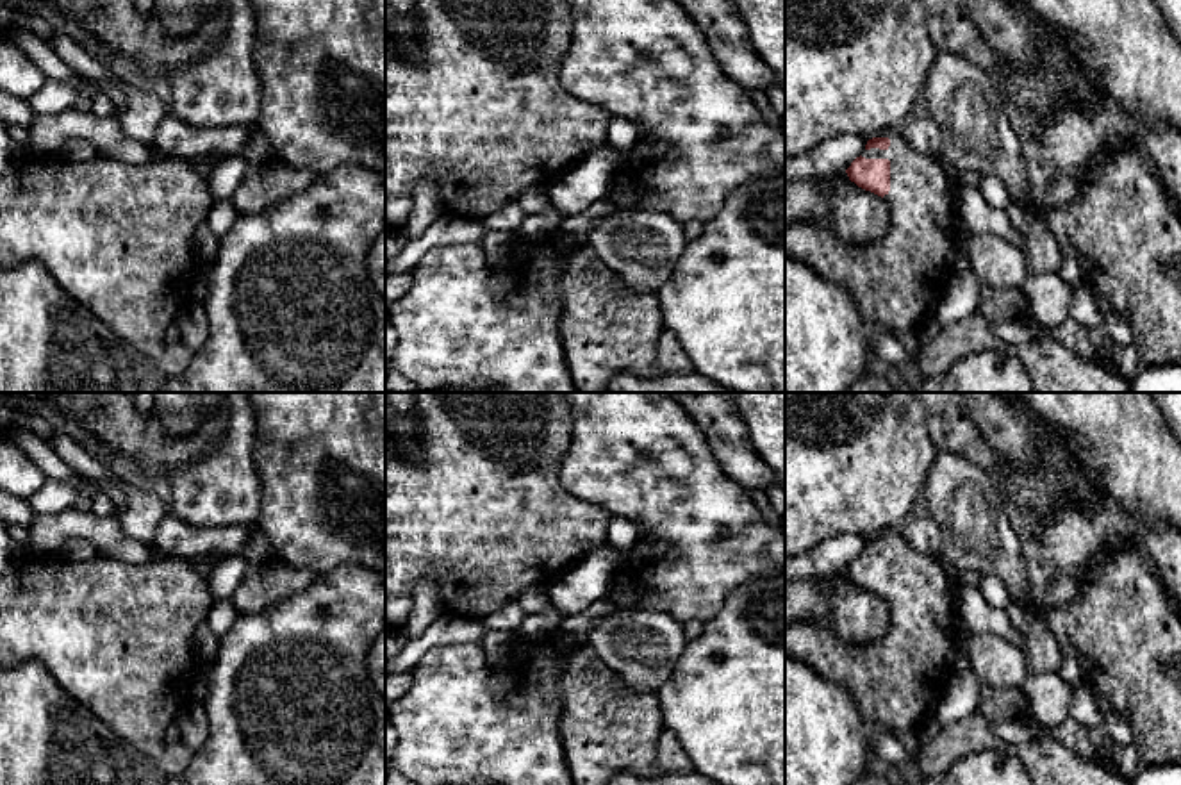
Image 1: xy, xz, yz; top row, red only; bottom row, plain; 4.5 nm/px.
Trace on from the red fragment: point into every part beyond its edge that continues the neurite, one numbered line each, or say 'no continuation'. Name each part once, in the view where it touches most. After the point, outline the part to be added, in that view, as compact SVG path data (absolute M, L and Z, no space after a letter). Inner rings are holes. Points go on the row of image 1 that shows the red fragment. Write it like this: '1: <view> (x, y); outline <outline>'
1: yz (898, 280); outline M885 130L876 137L888 137L887 150L871 148L862 153L865 159L890 161L890 191L883 196L888 202L888 228L885 236L869 244L855 244L831 234L819 219L805 219L785 227L785 257L803 262L821 278L846 289L855 300L867 323L878 323L904 343L928 326L937 318L937 309L946 291L946 282L953 275L949 257L956 248L963 230L956 214L956 182L940 159L915 152L899 134Z

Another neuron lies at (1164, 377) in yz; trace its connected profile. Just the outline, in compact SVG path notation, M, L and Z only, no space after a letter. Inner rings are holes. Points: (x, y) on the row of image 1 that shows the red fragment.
M1138 364L1129 392L1181 392L1181 364Z

